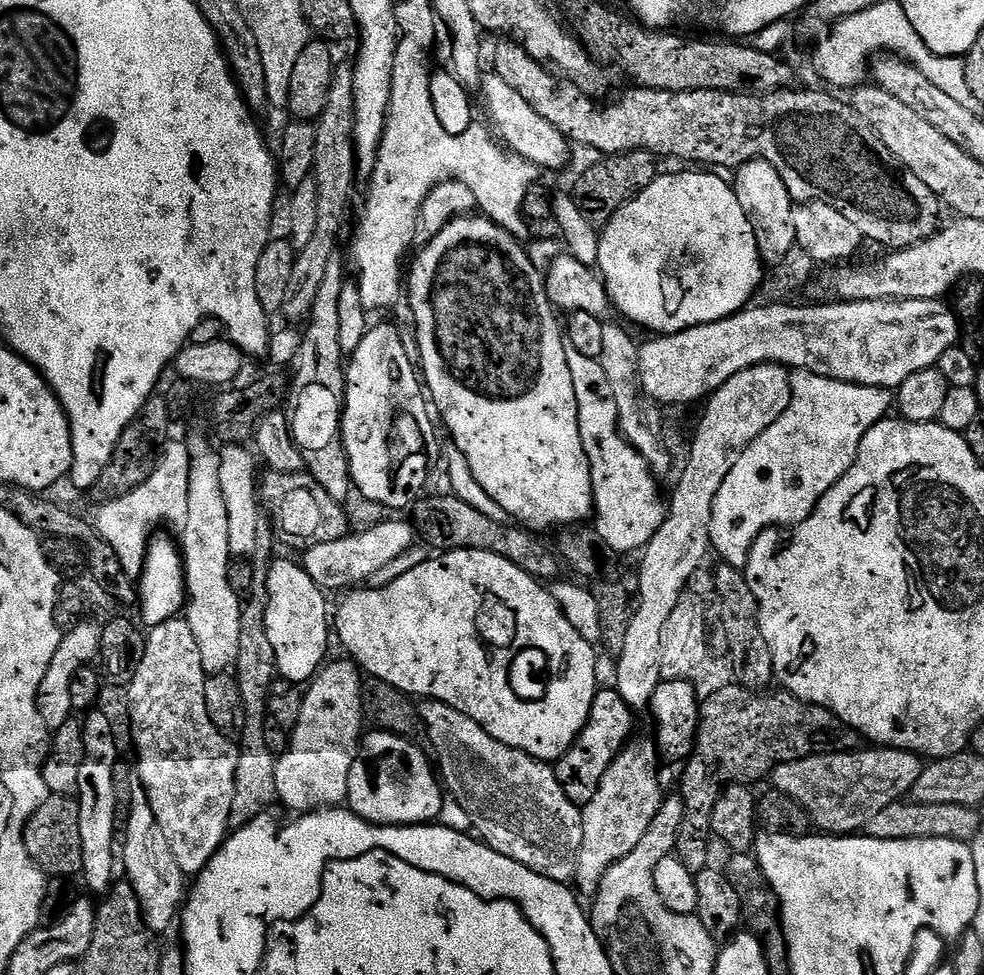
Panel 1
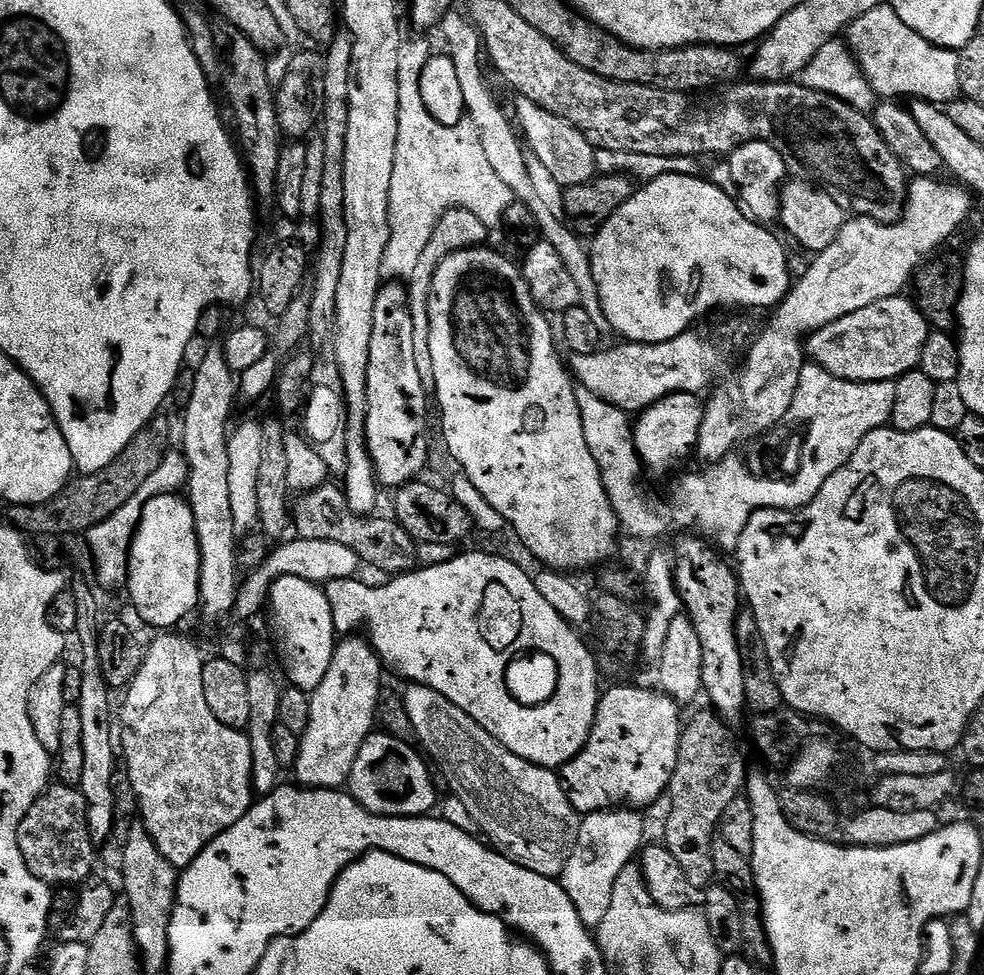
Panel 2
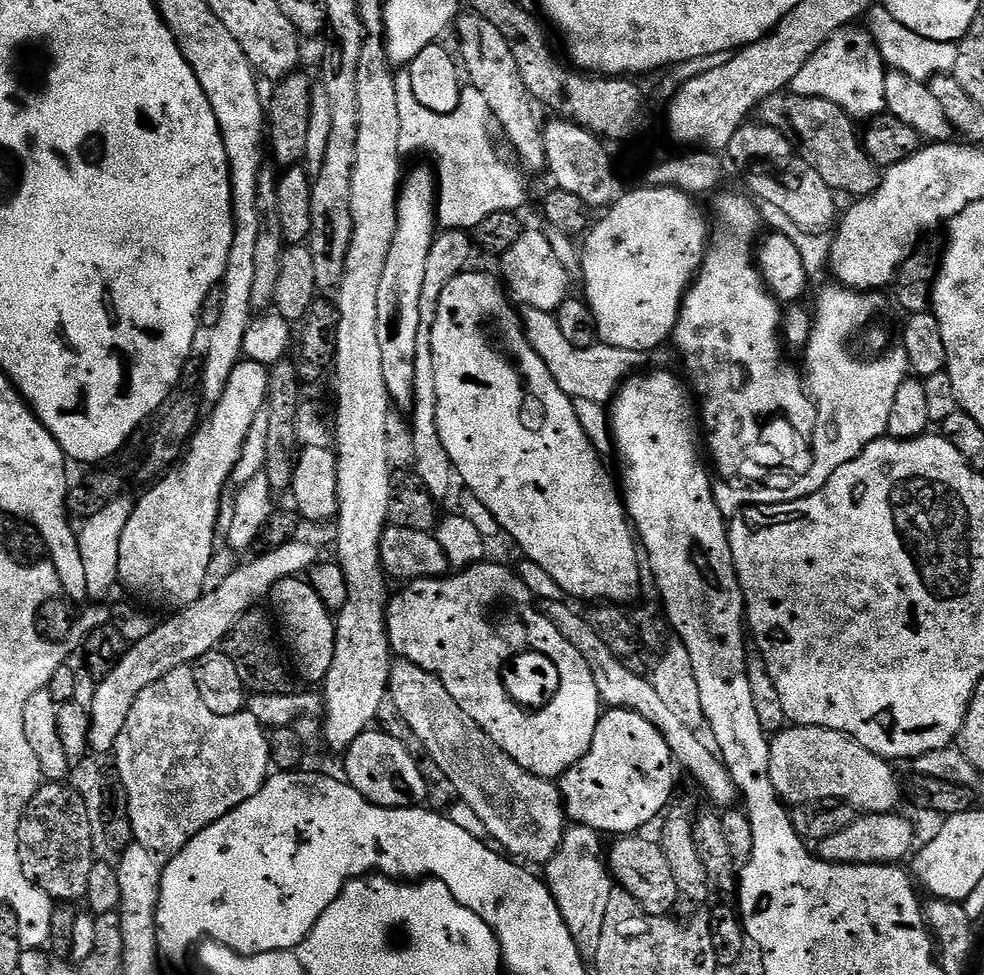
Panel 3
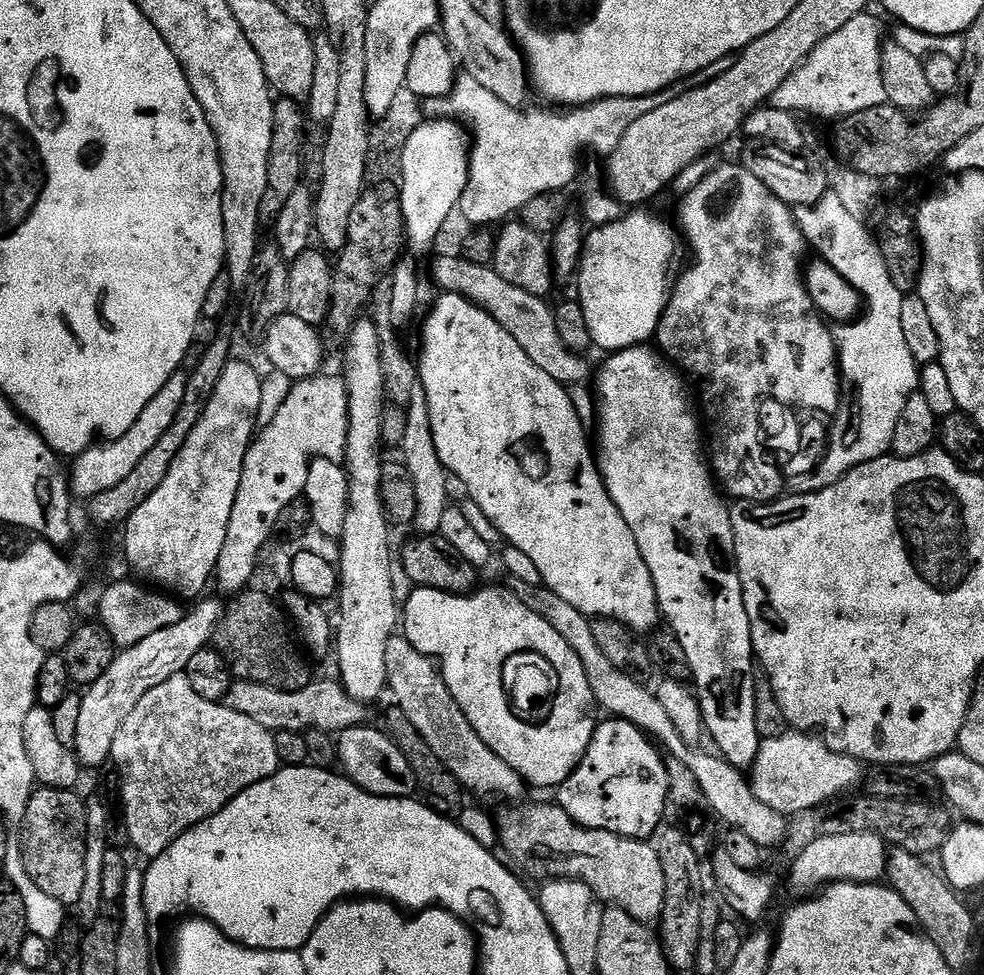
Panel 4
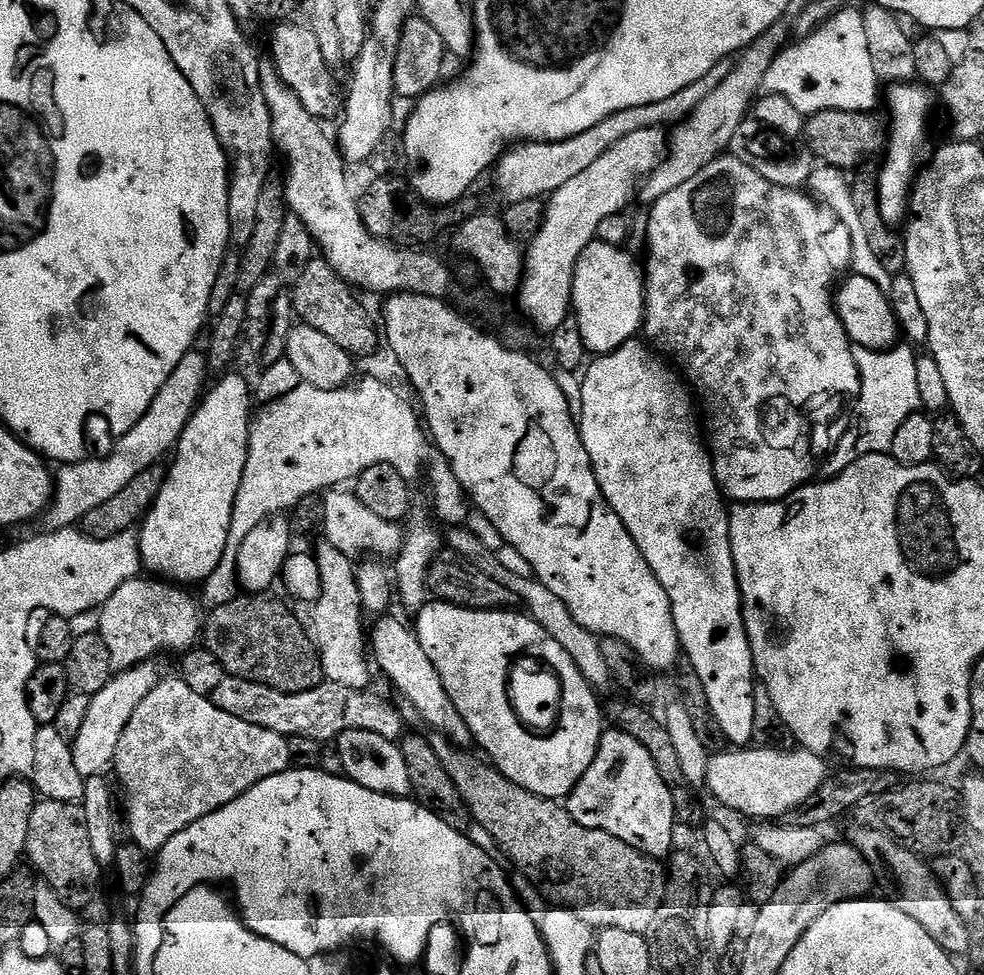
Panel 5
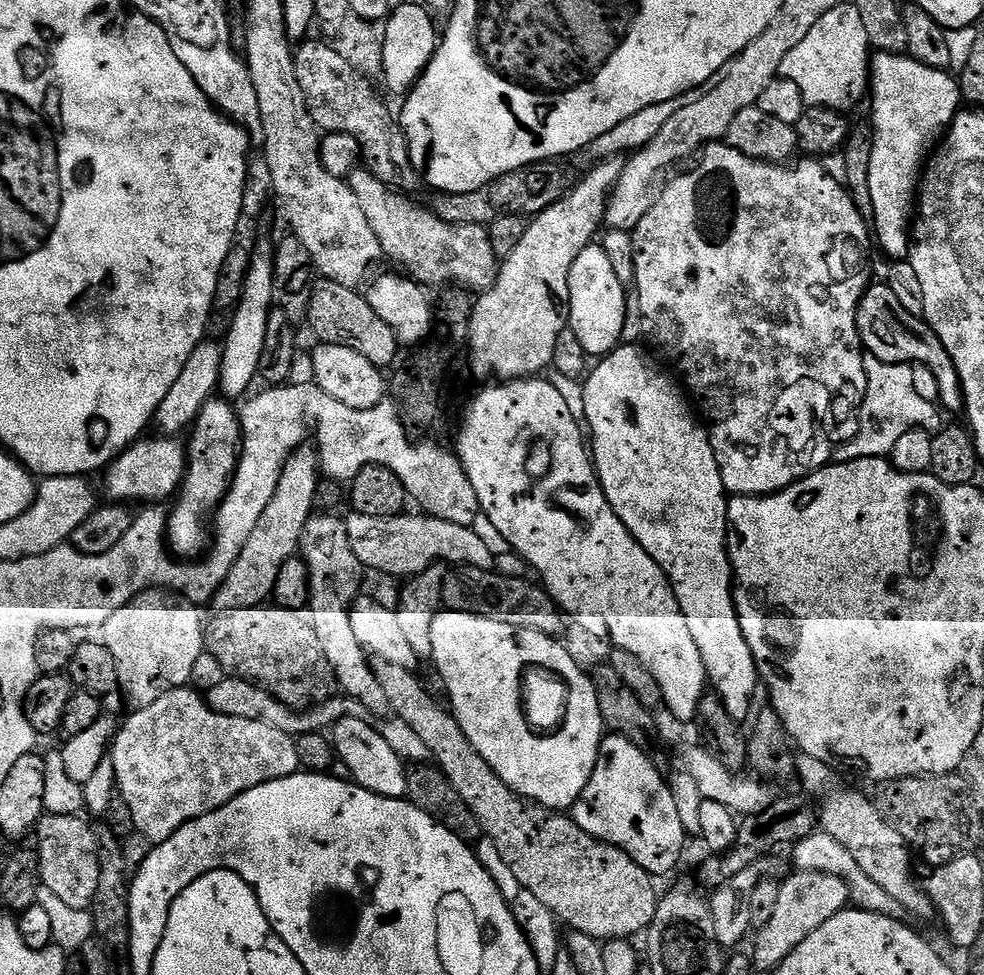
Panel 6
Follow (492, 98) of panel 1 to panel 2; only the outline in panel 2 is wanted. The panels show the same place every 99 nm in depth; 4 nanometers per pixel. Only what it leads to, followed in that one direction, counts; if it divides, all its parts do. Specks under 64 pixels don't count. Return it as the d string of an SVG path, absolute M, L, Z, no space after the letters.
M523 98L515 102L517 104L514 120L522 133L522 140L527 151L537 156L542 166L546 166L546 170L550 170L550 174L554 174L554 178L558 178L560 184L563 184L565 188L578 186L588 183L597 175L597 149L592 147L592 143L577 128L570 126L570 122L558 118L558 114L550 114L550 110L542 110L542 106L534 102Z

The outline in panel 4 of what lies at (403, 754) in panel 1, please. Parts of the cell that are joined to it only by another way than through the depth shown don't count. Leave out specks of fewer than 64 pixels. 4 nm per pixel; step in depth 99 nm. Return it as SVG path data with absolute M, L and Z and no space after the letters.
M368 727L348 728L339 733L338 764L343 775L375 796L389 796L399 800L411 797L417 791L414 770L384 730Z

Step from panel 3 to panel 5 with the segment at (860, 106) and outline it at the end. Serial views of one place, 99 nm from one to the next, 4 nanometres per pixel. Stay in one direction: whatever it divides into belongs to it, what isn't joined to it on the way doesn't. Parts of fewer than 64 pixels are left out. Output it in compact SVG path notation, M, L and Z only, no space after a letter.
M837 9L809 36L781 49L763 79L767 95L786 97L799 113L822 109L871 111L878 100L880 81L874 72L861 9Z

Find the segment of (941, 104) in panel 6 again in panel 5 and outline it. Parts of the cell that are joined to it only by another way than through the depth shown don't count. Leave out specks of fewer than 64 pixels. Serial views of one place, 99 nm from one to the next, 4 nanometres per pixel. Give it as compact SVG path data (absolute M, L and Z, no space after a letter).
M920 82L893 83L887 90L892 124L890 120L890 131L886 136L888 143L882 156L884 165L878 168L876 186L882 218L888 225L898 226L907 221L910 211L912 185L918 175L916 159L920 156L920 147L928 136L928 123L932 120L932 96Z

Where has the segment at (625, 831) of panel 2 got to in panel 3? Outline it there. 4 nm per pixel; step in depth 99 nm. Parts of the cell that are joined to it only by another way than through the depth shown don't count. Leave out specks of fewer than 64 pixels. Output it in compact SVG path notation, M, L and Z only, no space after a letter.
M572 826L565 831L564 841L556 851L556 857L543 865L542 876L546 881L554 902L558 902L558 910L578 946L578 950L586 958L595 958L598 954L598 942L602 942L602 926L606 922L606 906L610 906L610 894L614 881L609 865L604 856L604 844L601 833L592 828Z

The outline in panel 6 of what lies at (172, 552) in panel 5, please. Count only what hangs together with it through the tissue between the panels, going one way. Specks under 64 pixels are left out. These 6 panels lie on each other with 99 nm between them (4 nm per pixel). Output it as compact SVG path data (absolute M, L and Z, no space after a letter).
M219 399L207 400L201 406L195 423L190 428L192 437L186 440L184 476L178 495L175 497L176 505L173 506L172 512L170 508L166 516L166 544L180 558L196 558L205 551L206 541L210 536L210 513L218 508L221 500L224 499L236 471L242 439L240 418L237 409L235 407L232 409L227 399Z

